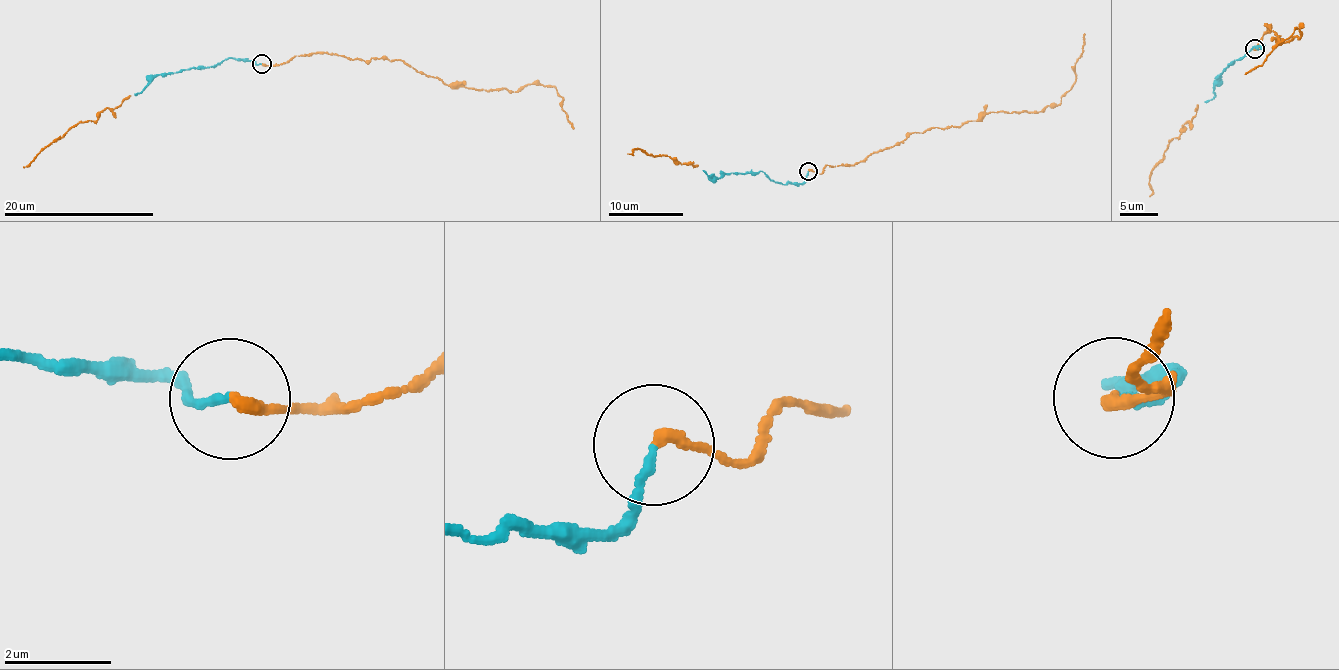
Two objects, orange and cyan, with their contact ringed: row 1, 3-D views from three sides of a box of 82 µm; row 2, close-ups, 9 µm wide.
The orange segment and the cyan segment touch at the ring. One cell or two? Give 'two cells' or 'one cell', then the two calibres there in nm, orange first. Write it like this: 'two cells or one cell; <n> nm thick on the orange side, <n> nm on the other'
one cell; 200 nm thick on the orange side, 130 nm on the other

